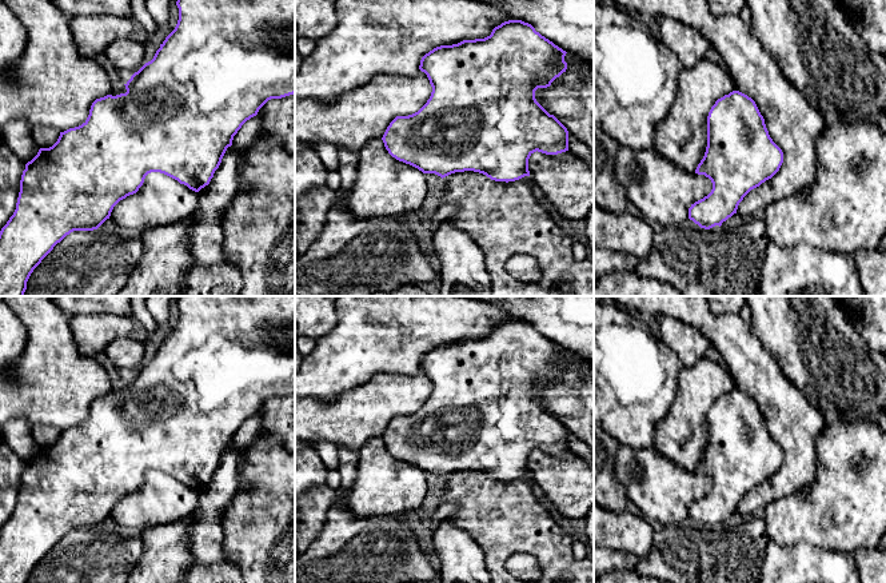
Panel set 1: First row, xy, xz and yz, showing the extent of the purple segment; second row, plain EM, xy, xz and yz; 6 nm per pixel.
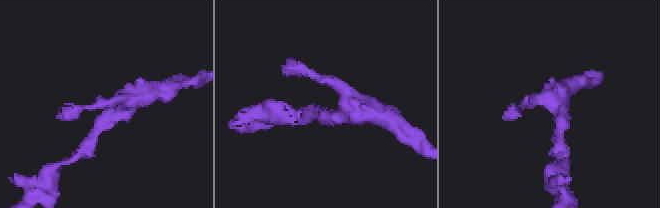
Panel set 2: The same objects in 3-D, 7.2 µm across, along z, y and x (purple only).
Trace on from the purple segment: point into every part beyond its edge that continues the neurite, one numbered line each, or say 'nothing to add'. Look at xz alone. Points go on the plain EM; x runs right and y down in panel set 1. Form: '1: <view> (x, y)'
nothing to add

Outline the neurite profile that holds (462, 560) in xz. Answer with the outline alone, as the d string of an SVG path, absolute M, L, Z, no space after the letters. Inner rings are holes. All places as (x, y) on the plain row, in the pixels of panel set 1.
M450 518L430 536L440 560L440 583L491 583L482 547Z

